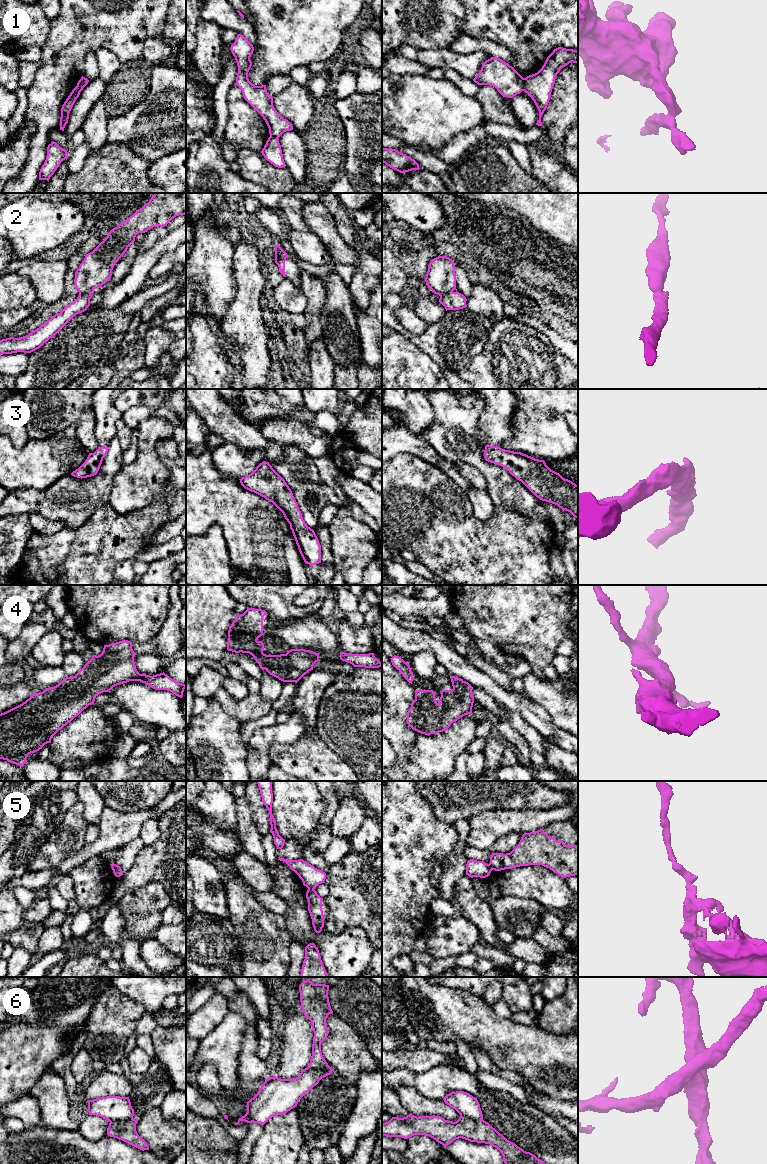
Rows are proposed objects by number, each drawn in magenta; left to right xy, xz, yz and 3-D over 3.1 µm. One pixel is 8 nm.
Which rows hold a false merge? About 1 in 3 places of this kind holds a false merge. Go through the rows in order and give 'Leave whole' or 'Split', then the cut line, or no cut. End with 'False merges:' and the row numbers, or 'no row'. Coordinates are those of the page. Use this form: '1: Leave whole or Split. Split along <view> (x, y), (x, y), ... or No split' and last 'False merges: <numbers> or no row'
1: Split. Split along yz (524, 78), (522, 90)
2: Split. Split along yz (452, 291), (440, 296)
3: Leave whole. No split
4: Leave whole. No split
5: Split. Split along xz (308, 888), (313, 890)
6: Split. Split along xy (132, 1118), (112, 1120), (110, 1122)
False merges: 1, 2, 5, 6

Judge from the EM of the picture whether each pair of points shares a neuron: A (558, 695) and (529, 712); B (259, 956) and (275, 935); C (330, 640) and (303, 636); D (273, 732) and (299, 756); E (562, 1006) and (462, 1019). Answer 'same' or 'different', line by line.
A: different
B: same
C: same
D: different
E: different

